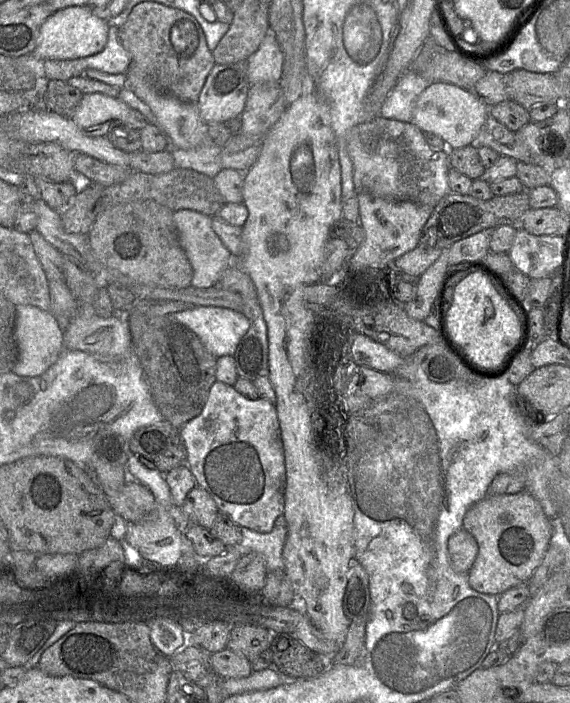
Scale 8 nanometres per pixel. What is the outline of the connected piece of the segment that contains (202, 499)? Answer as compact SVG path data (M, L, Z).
M198 486L187 494L181 509L190 524L197 524L206 529L211 528L219 513L213 498Z

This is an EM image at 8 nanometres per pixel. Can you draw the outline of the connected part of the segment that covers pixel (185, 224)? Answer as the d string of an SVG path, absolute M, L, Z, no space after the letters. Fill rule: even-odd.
M180 209L173 213L178 237L182 248L193 268L191 284L196 288L208 288L217 285L221 274L232 263L230 251L224 246L212 228L212 217L190 209Z

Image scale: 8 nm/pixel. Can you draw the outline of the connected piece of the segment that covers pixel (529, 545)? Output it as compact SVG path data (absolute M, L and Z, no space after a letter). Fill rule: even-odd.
M525 489L515 494L487 495L465 513L462 528L476 540L478 552L468 572L469 585L477 592L500 595L511 587L527 583L549 546L552 526L541 504Z

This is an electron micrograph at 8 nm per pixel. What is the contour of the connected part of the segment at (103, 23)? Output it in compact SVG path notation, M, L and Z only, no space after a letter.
M88 5L67 7L55 11L40 28L32 55L42 60L71 60L101 52L108 39L107 20L96 16Z

